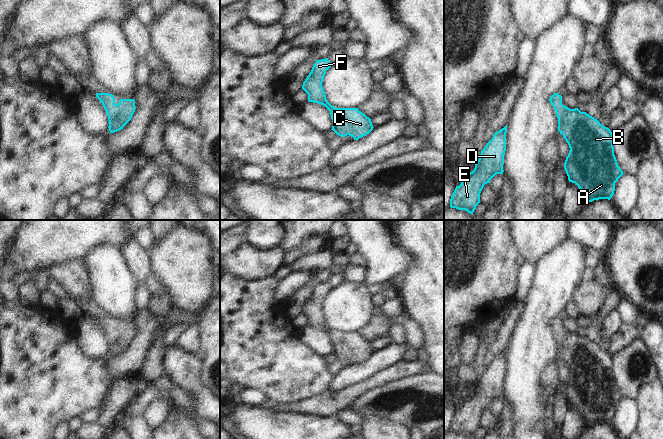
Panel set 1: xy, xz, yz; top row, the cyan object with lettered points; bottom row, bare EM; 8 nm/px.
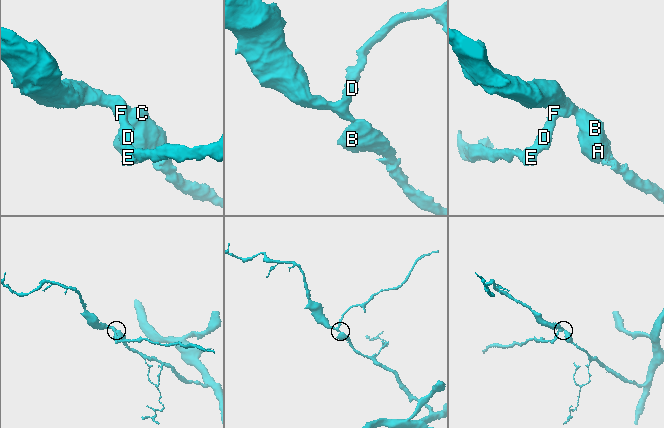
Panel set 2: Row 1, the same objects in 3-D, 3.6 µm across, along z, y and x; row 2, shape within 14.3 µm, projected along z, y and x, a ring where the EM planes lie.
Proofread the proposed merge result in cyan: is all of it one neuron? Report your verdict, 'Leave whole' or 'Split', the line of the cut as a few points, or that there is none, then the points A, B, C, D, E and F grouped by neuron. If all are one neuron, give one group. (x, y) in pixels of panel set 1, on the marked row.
Leave whole. No split. Groups: A B C D E F.

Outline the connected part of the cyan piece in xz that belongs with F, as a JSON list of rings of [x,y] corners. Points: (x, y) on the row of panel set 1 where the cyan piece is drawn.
[[[328,58],[316,60],[302,89],[307,93],[309,102],[321,104],[330,111],[333,122],[331,130],[341,137],[349,135],[358,140],[369,134],[374,127],[371,119],[358,108],[335,108],[327,101],[322,83],[331,65]]]

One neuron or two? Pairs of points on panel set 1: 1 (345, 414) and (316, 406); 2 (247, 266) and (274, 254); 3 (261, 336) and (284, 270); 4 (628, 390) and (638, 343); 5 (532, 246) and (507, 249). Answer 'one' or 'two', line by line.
1: two
2: one
3: two
4: one
5: two

